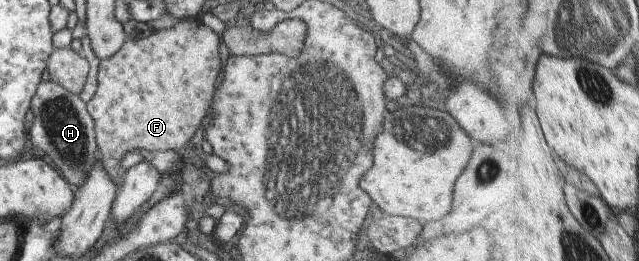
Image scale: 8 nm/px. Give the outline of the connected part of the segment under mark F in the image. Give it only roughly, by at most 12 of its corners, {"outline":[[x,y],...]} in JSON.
{"outline":[[199,18],[125,40],[86,103],[118,188],[208,114],[220,39]]}

